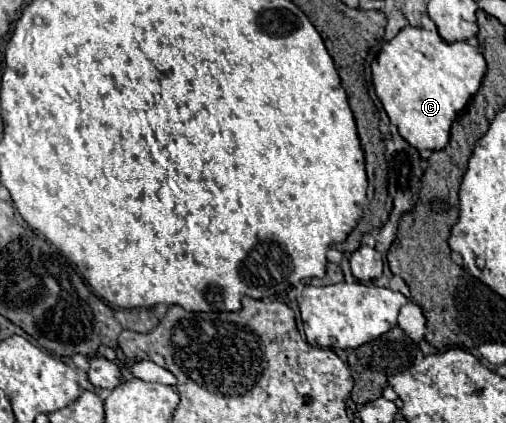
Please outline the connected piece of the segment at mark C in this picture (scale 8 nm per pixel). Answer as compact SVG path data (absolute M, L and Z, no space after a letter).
M403 28L393 40L383 44L377 60L371 64L375 68L375 94L381 100L391 124L399 128L399 134L417 150L439 150L449 142L449 130L455 116L467 106L481 86L487 72L483 54L467 42L445 42L439 32L429 32L425 28Z

